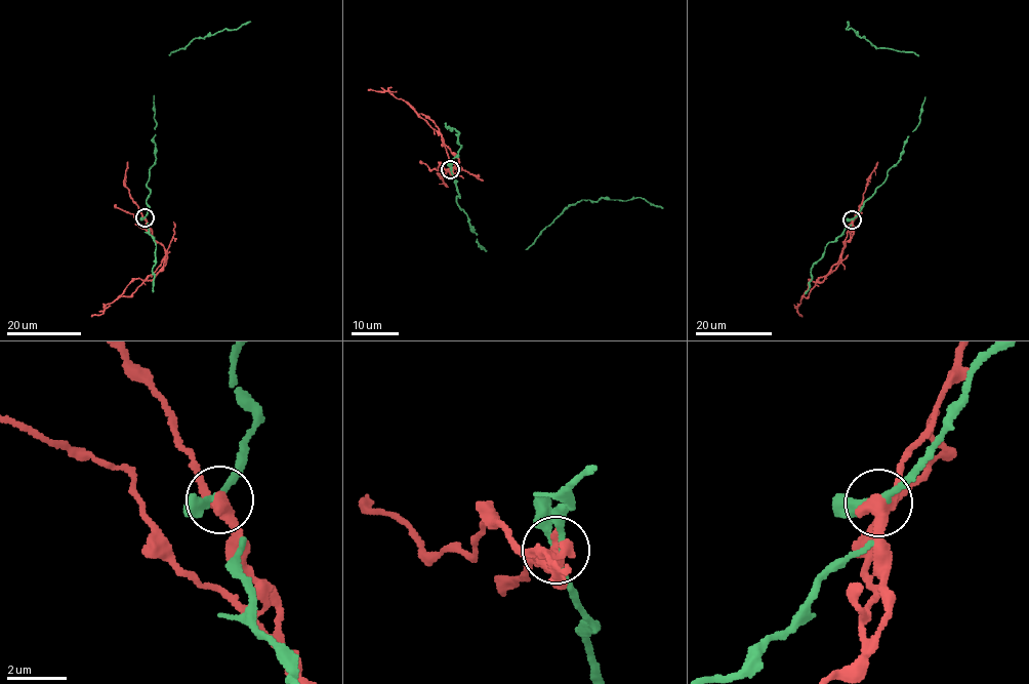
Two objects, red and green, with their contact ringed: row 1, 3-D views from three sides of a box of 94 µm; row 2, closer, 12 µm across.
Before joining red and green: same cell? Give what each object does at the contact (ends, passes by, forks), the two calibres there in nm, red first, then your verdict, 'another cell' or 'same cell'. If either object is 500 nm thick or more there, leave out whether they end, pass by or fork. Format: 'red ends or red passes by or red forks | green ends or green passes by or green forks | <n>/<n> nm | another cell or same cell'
red passes by | green passes by | 400/220 nm | another cell

